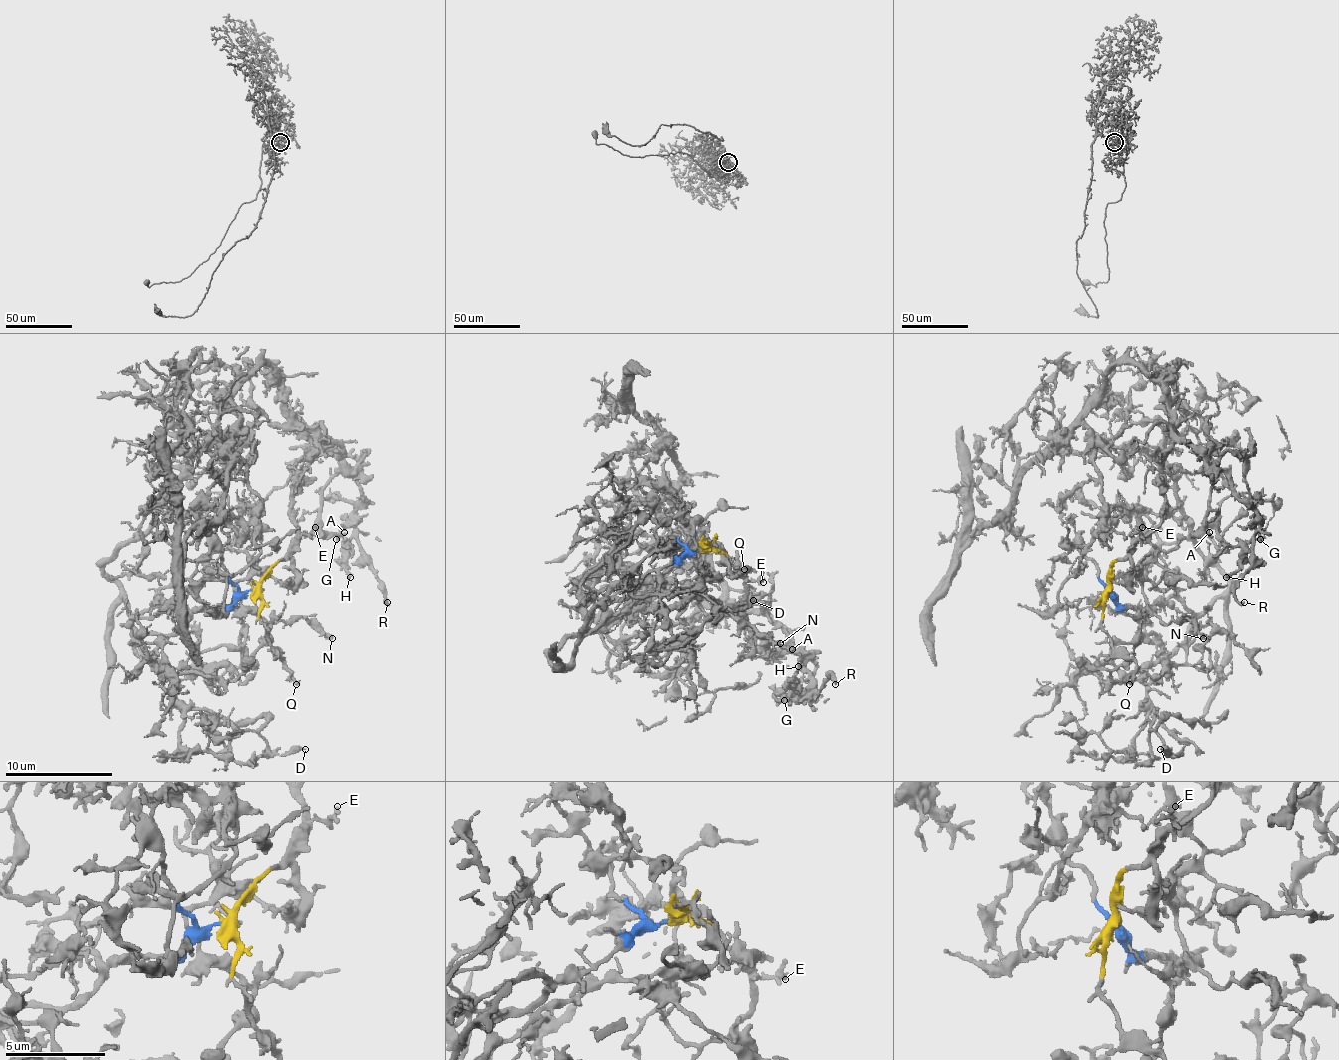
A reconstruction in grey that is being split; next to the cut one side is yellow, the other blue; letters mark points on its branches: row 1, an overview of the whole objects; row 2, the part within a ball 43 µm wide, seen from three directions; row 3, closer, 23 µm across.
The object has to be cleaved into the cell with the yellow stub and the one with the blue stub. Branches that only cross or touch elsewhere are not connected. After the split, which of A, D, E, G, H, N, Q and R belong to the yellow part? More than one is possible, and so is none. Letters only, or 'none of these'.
A, E, G, H, Q, R

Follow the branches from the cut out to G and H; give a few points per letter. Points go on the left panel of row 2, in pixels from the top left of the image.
G: (253, 588), (296, 542), (294, 478), (321, 443), (334, 448), (358, 480), (361, 505), (337, 540)
H: (253, 588), (296, 542), (294, 478), (321, 443), (356, 472), (361, 505), (348, 545), (350, 577)

